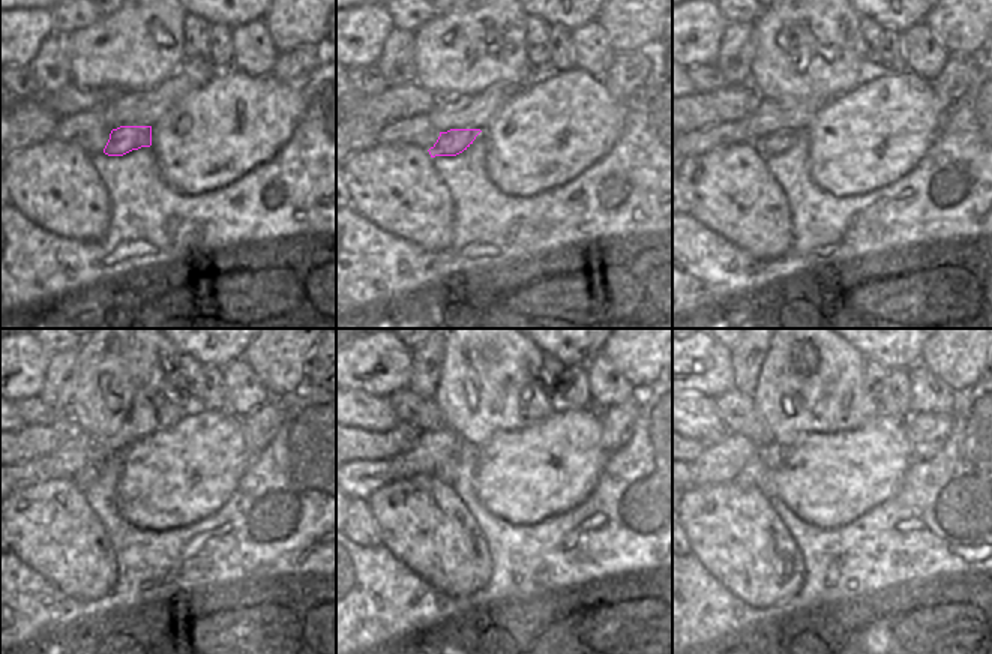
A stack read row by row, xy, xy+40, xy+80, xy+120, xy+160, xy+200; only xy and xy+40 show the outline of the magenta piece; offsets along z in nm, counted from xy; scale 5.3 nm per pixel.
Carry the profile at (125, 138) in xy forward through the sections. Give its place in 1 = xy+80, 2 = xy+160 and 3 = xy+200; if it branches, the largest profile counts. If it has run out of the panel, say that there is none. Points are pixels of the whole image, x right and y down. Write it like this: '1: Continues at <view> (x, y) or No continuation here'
1: Continues at xy+80 (778, 143)
2: Continues at xy+160 (432, 479)
3: Continues at xy+200 (754, 474).

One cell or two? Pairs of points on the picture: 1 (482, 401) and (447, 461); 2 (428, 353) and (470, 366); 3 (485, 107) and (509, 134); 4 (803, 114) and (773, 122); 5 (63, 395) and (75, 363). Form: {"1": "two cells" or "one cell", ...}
{"1": "two cells", "2": "two cells", "3": "two cells", "4": "one cell", "5": "one cell"}

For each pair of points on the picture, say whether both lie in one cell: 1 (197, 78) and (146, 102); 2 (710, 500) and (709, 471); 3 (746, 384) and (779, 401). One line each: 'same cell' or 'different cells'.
1: same cell
2: different cells
3: different cells

